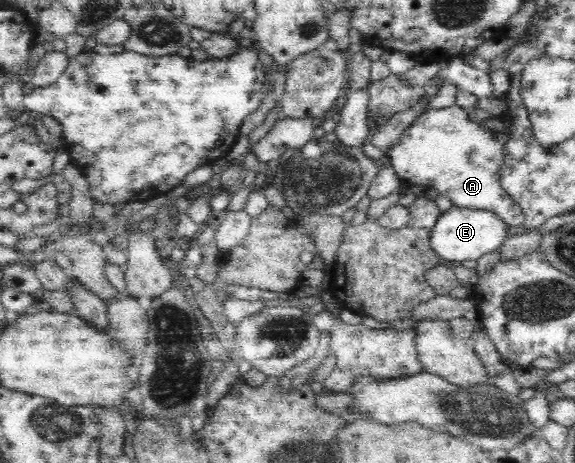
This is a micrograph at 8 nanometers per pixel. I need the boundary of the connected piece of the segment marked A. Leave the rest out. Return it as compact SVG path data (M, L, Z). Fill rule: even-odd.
M454 104L441 109L433 108L420 114L420 117L417 117L400 137L397 137L392 147L387 149L385 156L388 157L392 168L407 189L412 186L424 186L426 193L434 197L439 195L448 197L454 206L493 211L506 226L520 226L525 220L522 209L500 186L500 167L504 165L504 159L506 159L505 143L502 144L496 140L494 133L496 131L483 127L481 122L470 120L468 109L459 105Z

